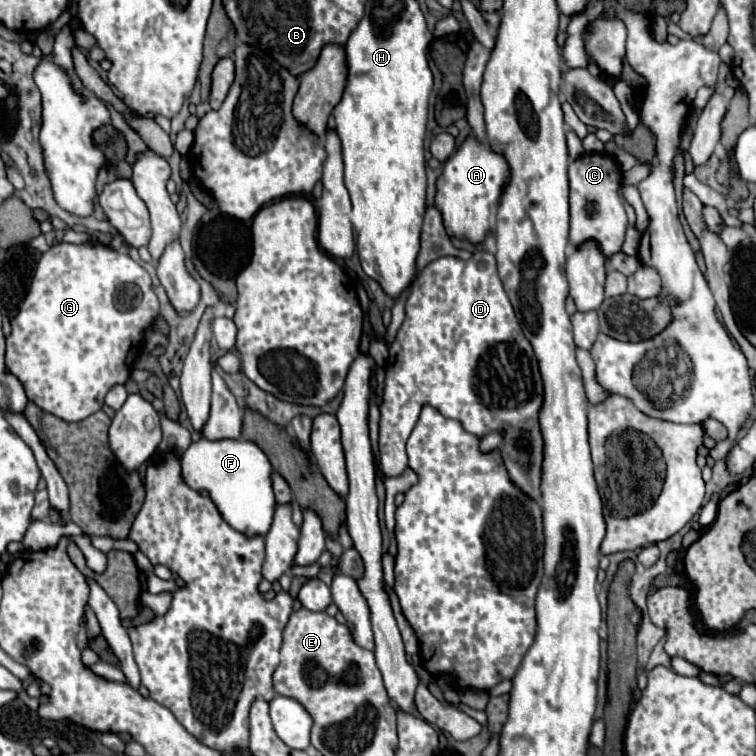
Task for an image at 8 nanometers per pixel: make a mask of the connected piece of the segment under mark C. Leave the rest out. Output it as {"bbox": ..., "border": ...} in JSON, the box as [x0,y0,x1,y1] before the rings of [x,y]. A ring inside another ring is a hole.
{"bbox":[569,153,627,257],"border":[[[605,153],[583,155],[569,165],[569,185],[571,185],[571,243],[579,245],[587,239],[597,239],[601,251],[609,257],[617,253],[625,239],[627,215],[623,203],[617,195],[617,187],[621,185],[621,173],[613,157]]]}

